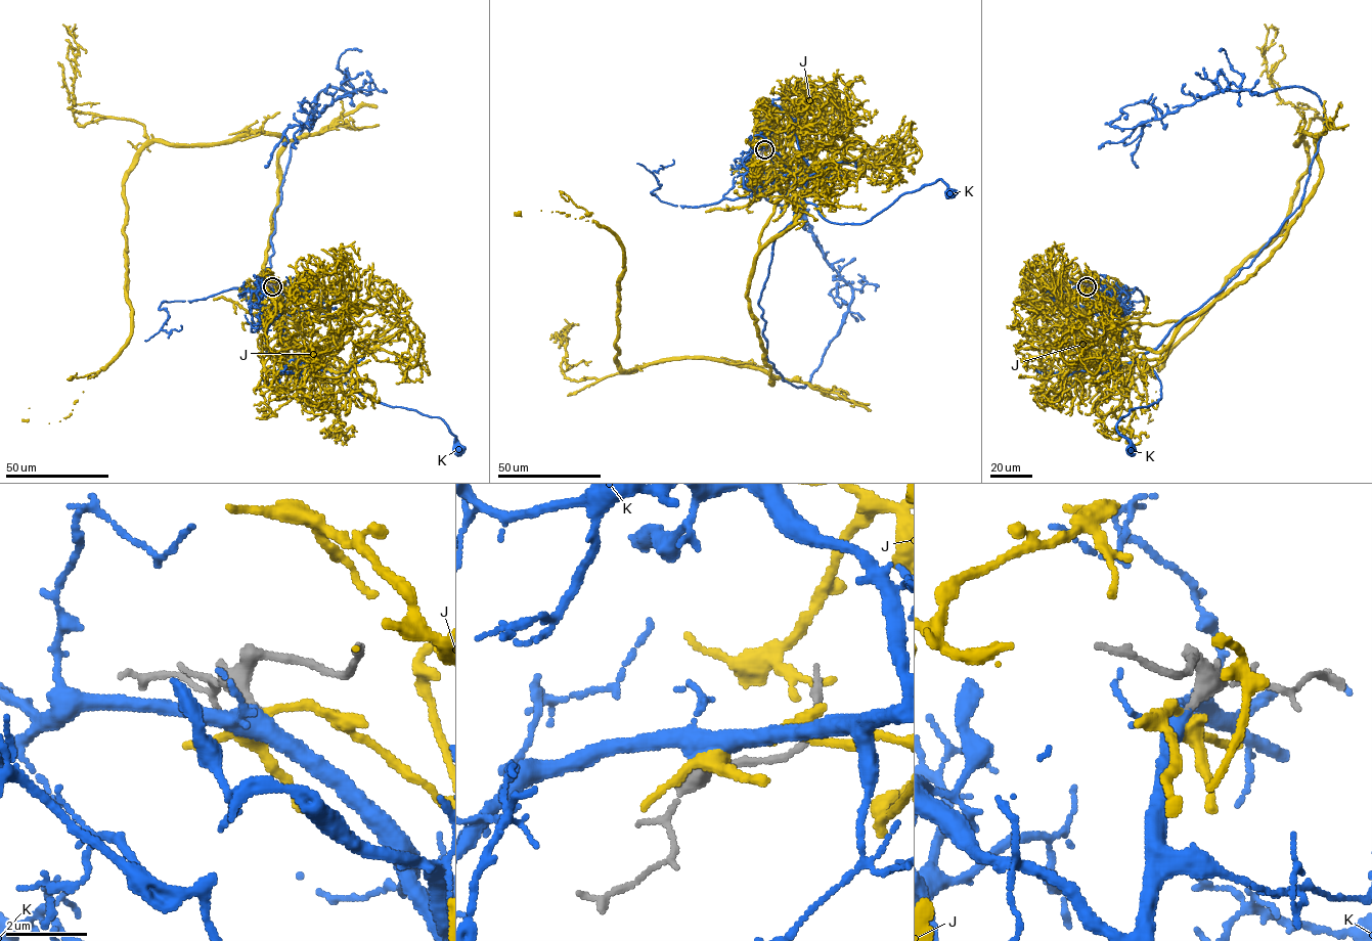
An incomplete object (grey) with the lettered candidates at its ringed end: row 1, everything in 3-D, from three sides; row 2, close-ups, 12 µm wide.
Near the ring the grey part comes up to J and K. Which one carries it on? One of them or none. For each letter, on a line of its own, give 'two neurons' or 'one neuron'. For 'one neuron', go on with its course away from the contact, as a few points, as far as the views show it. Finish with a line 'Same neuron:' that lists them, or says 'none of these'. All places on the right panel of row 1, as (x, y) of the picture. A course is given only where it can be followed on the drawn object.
J: two neurons
K: one neuron; course (1087, 286), (1099, 319), (1120, 329), (1110, 365), (1139, 360), (1160, 382), (1156, 402), (1118, 421), (1131, 449)
Same neuron: K

